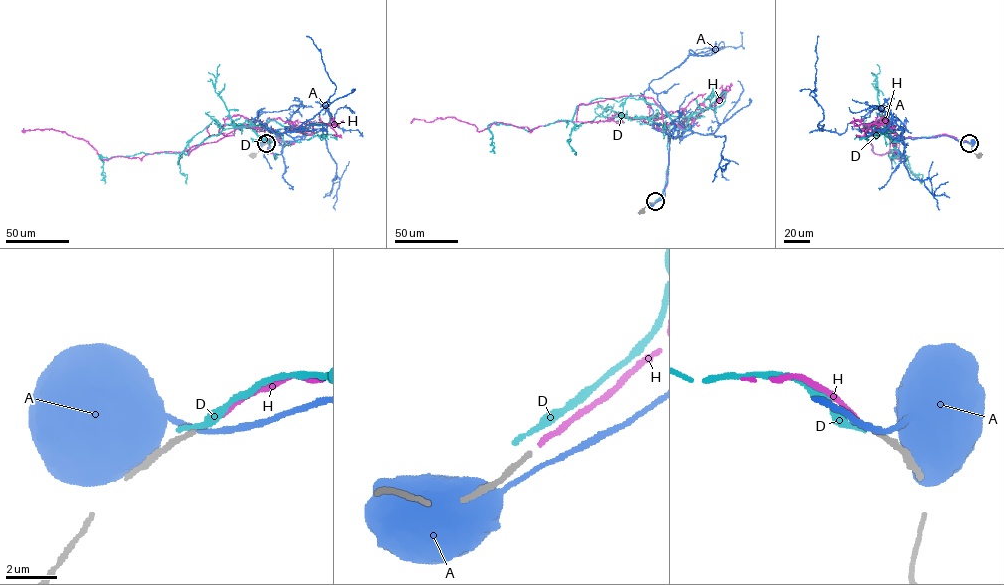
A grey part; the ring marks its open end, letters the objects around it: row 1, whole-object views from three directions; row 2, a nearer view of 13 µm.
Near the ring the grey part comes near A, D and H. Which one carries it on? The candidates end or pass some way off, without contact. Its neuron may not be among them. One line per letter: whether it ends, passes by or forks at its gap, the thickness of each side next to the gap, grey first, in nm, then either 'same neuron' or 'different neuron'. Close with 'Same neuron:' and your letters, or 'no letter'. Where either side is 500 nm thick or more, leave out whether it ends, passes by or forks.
A: it passes by; calibres 190 and 190 nm; different neuron
D: it ends; calibres 190 and 200 nm; different neuron
H: it ends; calibres 190 and 200 nm; same neuron
Same neuron: H

